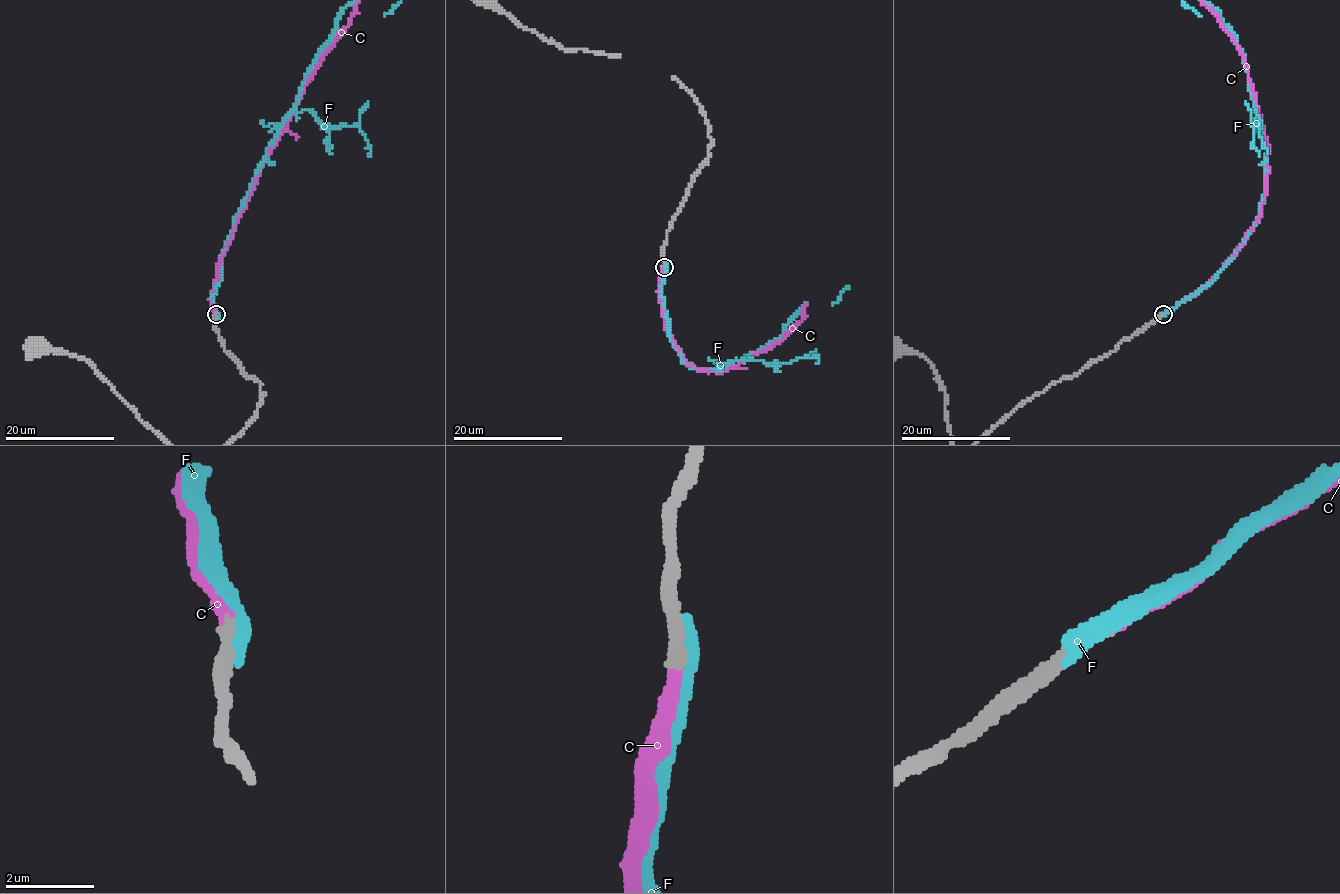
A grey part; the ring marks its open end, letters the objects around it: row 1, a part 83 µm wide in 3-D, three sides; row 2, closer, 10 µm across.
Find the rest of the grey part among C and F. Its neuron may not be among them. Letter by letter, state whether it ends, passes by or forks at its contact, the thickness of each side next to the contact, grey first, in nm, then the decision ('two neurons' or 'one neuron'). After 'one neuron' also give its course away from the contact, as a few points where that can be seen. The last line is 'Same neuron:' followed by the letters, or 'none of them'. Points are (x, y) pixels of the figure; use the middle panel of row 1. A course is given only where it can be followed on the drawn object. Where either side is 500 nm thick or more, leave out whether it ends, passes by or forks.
C: it ends; calibres 400 and 320 nm; one neuron
F: it ends; calibres 480 and 440 nm; two neurons
Same neuron: C

